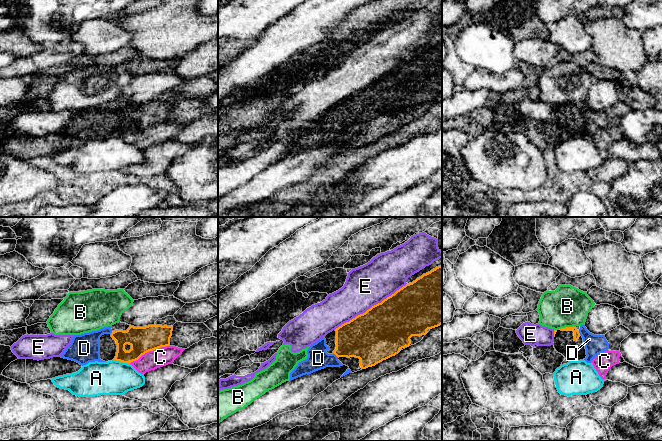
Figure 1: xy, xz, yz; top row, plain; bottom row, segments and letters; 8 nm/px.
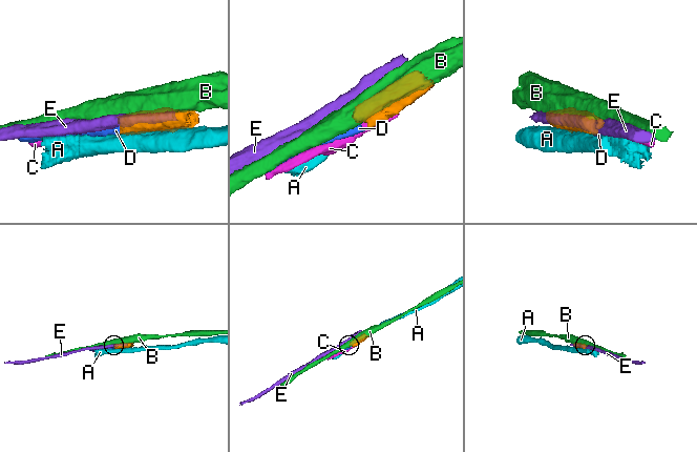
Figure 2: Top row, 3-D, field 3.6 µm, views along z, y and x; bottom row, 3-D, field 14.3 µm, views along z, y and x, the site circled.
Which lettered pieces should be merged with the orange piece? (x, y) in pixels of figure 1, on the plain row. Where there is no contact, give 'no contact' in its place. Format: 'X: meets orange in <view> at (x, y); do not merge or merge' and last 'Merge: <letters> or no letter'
A: meets orange in xy at (122, 137); do not merge
B: meets orange in yz at (567, 103); do not merge
C: meets orange in xy at (149, 126); do not merge
D: meets orange in xz at (336, 131); merge
E: meets orange in xz at (371, 83); do not merge
Merge: D

